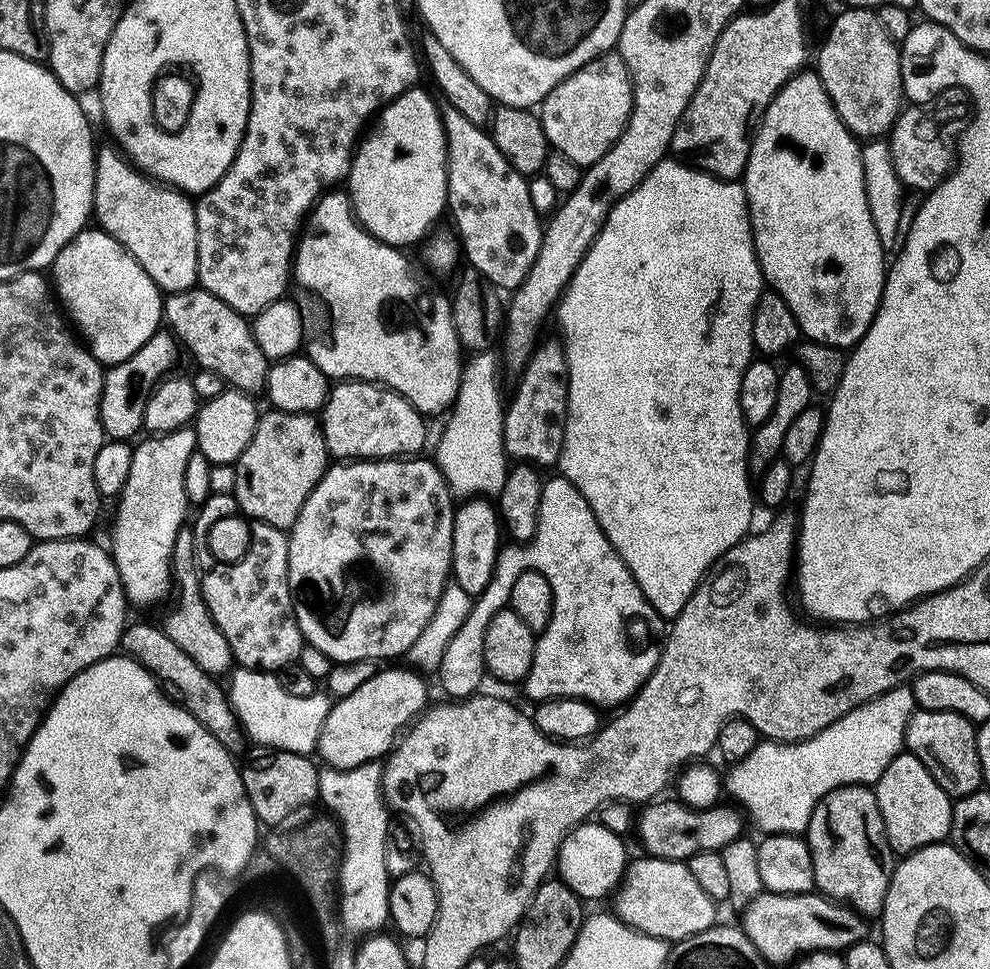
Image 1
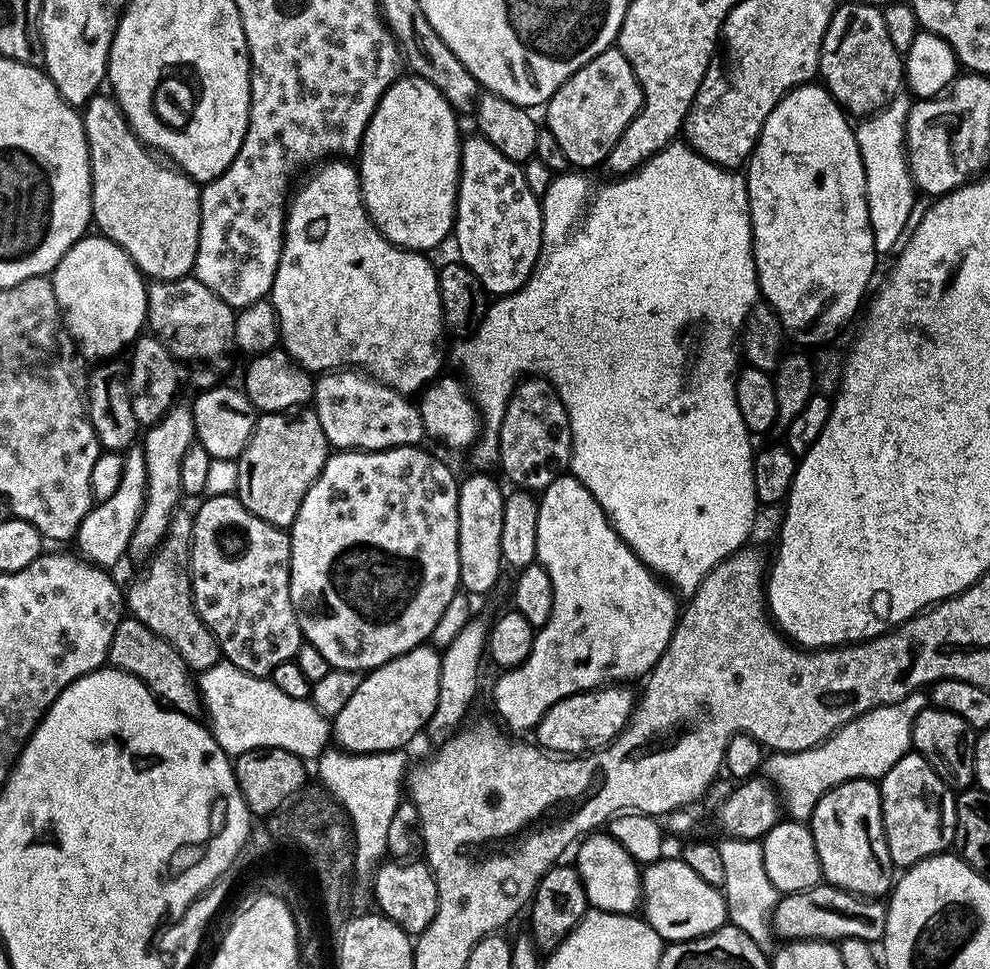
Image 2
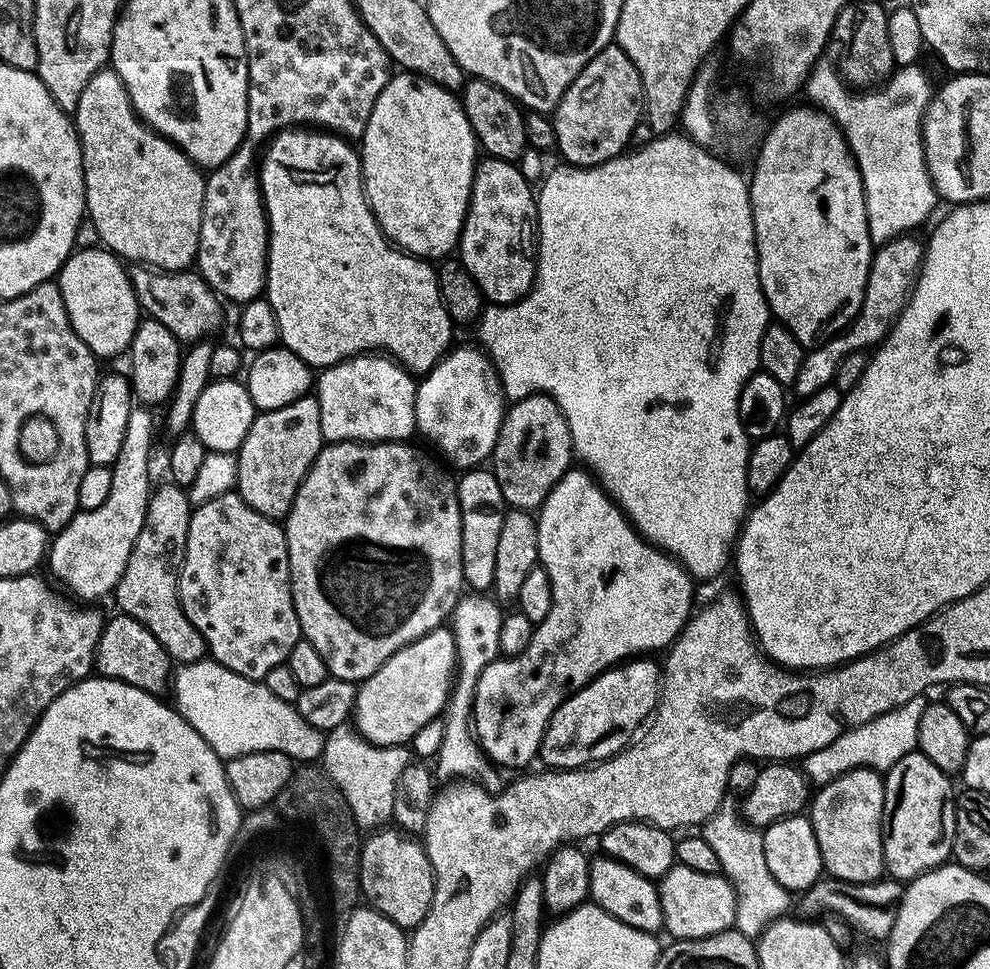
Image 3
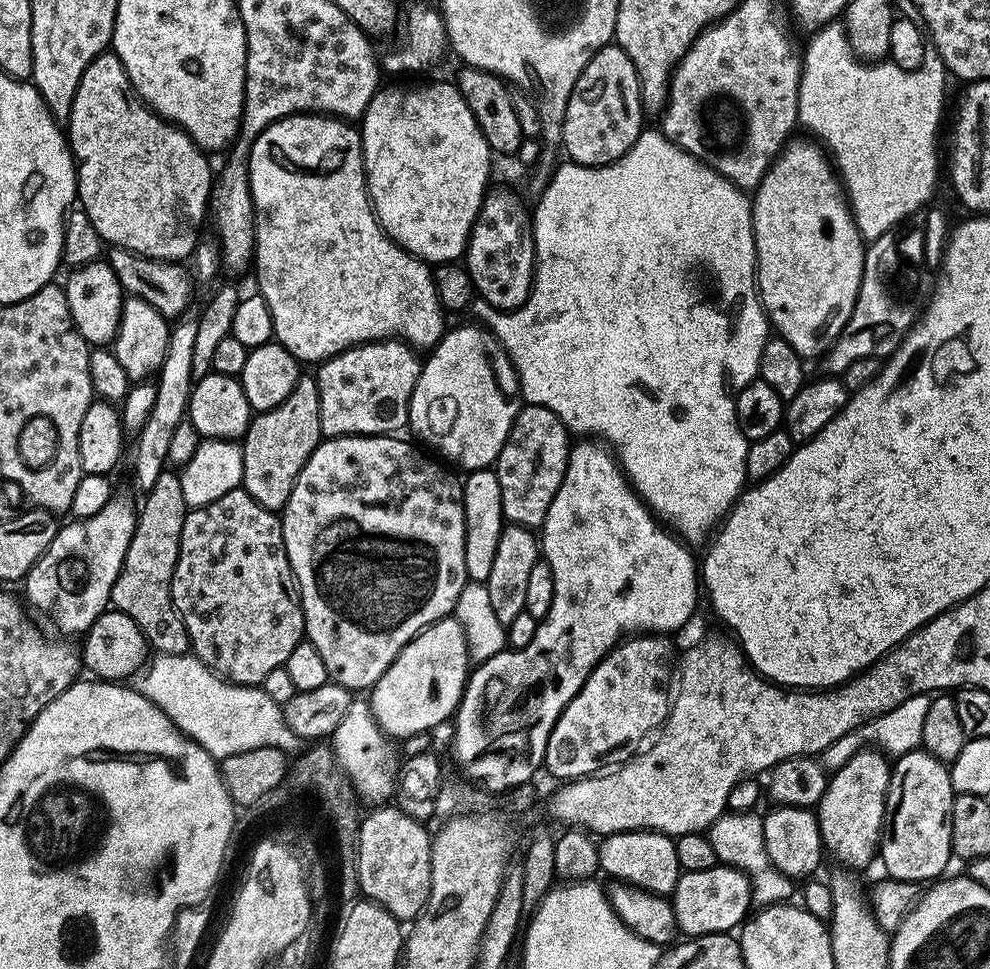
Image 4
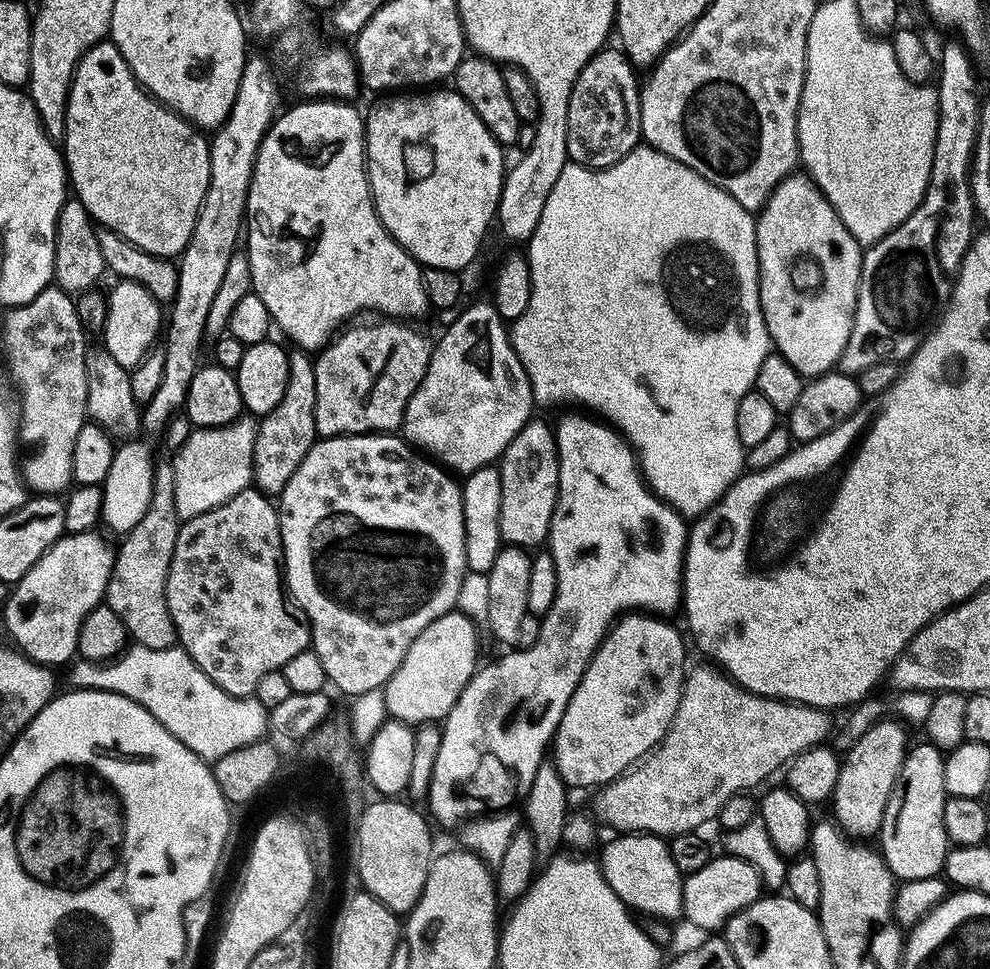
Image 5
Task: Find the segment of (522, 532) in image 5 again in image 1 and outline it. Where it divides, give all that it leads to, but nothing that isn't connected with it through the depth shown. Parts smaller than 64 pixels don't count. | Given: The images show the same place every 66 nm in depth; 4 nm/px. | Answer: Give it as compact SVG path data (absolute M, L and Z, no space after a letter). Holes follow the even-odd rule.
M537 347L523 369L524 377L516 388L516 397L510 400L504 413L505 450L513 461L531 465L537 470L555 469L564 452L564 427L568 425L568 354L563 347Z

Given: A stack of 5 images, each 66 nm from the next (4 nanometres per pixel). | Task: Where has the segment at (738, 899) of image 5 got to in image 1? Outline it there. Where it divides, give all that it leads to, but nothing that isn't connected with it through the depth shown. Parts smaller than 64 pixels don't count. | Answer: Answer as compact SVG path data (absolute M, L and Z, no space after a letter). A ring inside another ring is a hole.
M643 858L644 860L635 861L634 866L629 867L624 878L623 885L619 889L620 914L623 923L629 928L634 928L644 936L652 936L655 940L665 942L679 942L690 939L700 932L710 931L717 927L716 904L717 901L702 890L702 886L696 881L695 874L688 869L687 863L679 860L654 860Z

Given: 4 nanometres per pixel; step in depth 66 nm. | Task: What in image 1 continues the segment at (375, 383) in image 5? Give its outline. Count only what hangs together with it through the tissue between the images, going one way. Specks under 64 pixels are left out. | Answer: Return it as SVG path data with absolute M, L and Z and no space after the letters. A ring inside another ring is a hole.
M363 382L337 383L322 413L328 455L340 462L419 457L428 444L428 424L405 396L379 384Z

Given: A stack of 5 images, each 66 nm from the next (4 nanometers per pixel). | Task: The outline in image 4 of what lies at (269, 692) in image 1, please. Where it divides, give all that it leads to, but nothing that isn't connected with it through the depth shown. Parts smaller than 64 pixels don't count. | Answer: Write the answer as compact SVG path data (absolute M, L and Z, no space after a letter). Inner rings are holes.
M195 654L157 655L155 659L139 677L138 691L161 708L178 731L206 749L213 760L223 762L226 758L234 758L234 754L263 748L277 748L289 754L301 751L302 740L287 725L283 707L279 703L276 705L275 698L267 696L263 687L243 688L241 684L229 684L211 672Z

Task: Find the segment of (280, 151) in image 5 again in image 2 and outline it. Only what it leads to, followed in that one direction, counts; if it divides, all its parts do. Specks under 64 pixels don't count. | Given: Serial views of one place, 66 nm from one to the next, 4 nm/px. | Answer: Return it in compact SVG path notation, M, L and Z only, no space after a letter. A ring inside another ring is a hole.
M328 162L320 166L325 168L317 167L312 181L291 197L286 209L284 248L270 297L282 344L296 363L313 374L363 370L405 394L420 394L445 375L446 325L438 268L427 255L398 248L380 233L364 207L360 173L348 164Z

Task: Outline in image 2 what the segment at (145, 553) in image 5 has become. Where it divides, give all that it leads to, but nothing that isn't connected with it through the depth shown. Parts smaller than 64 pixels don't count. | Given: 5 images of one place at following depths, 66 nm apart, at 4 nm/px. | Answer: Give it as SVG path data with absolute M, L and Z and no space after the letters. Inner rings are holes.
M184 511L175 512L164 541L145 563L149 564L141 570L140 577L126 588L126 608L132 618L169 643L185 659L186 666L199 674L221 663L222 657L214 634L198 618L196 597L192 595L194 516Z

